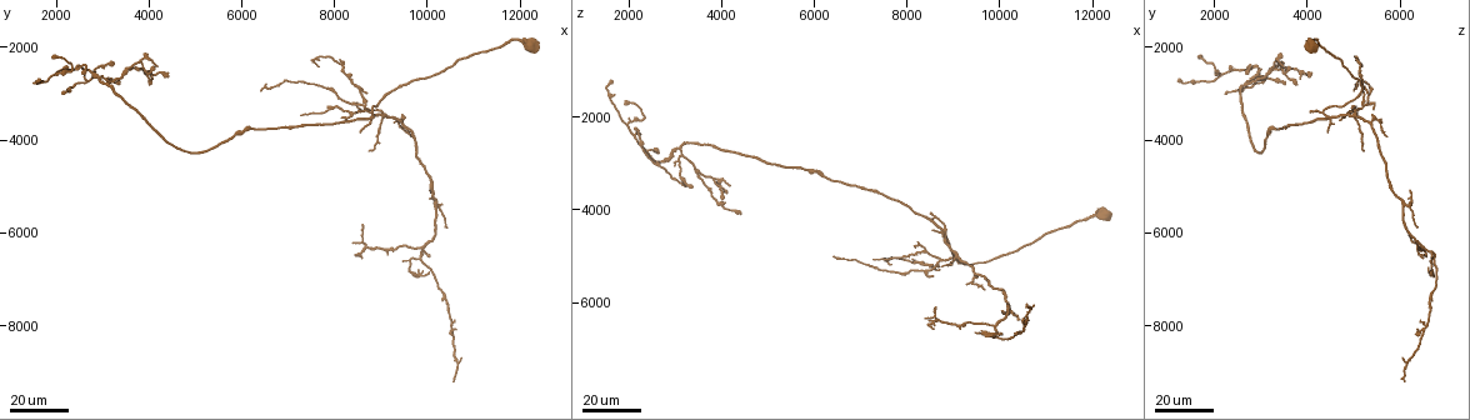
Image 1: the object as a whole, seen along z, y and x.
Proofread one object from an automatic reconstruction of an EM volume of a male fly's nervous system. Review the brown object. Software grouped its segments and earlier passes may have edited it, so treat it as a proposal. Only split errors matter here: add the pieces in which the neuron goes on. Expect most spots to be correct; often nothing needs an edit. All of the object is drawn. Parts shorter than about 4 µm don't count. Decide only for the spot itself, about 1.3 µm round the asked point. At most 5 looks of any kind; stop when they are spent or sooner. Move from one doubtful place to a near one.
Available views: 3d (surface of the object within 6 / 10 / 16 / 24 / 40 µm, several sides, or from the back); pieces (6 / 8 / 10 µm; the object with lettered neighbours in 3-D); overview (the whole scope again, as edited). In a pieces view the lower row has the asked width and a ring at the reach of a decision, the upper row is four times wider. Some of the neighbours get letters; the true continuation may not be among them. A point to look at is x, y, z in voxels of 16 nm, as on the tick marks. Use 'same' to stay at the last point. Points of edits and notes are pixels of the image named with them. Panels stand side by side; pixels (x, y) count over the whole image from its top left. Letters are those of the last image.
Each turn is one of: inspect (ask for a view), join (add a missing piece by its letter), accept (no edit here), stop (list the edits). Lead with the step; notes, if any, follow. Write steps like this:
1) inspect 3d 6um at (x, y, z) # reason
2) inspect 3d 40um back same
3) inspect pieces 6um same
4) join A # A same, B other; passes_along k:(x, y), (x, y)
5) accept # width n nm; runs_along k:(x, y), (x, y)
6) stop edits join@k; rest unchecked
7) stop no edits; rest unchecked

inspect 3d 16um at (10000, 6900, 6700) # thin end

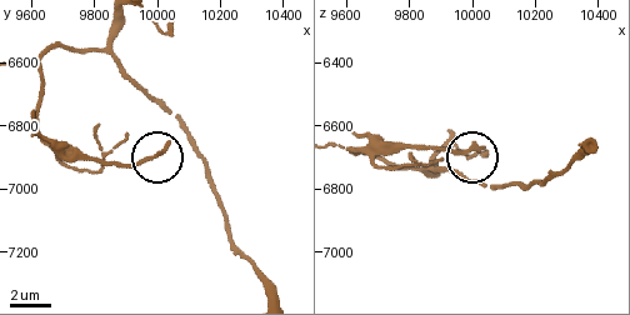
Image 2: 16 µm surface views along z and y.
inspect pieces 10um at (10030, 6860, 6670)

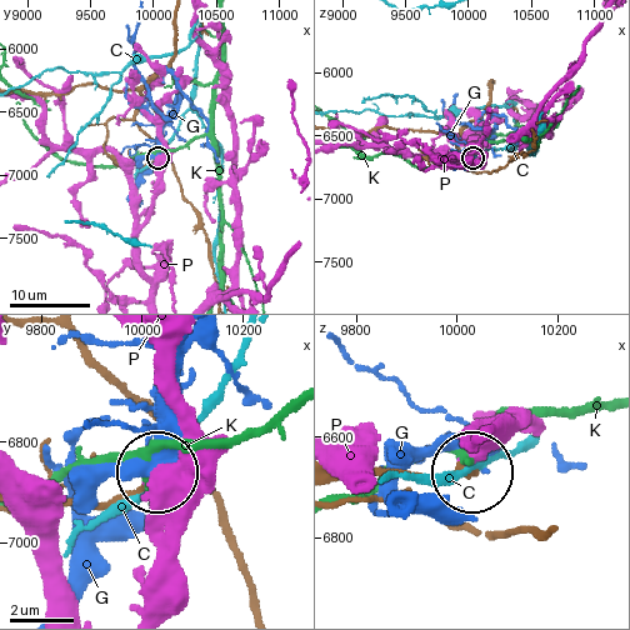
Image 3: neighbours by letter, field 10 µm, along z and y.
accept # C other, G other, K other, P other; no lettered piece goes on from it

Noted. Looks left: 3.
inspect 3d 16um at (10000, 6450, 6650) # free end

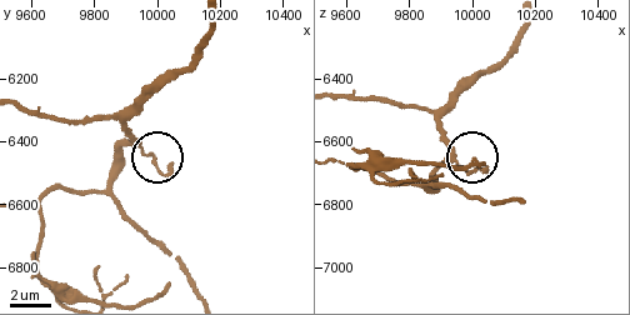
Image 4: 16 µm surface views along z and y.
inspect pieces 10um at (10040, 6500, 6690)

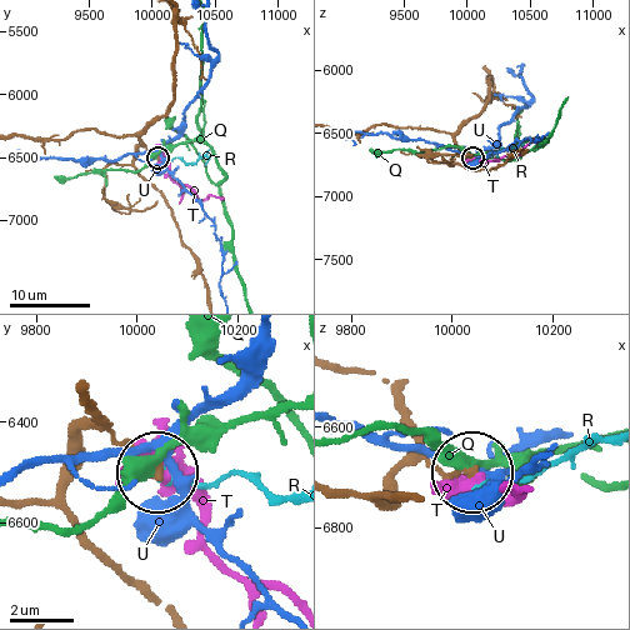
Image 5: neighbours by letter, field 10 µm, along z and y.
accept # Q other, R other, T other, U other; runs_along 5:(89, 390), (110, 434), (156, 471); none of them fits

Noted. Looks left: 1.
stop no edits; rest unchecked

